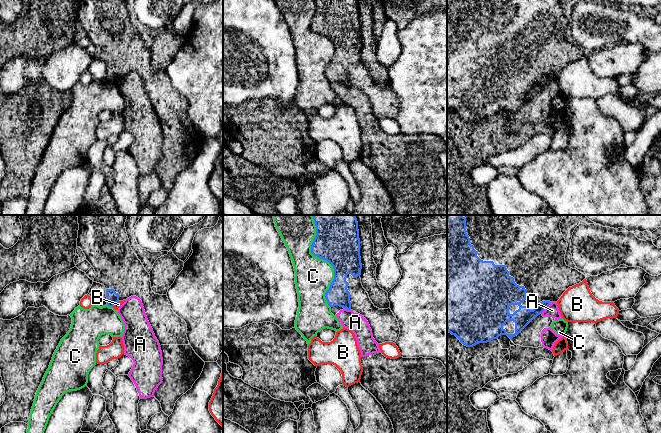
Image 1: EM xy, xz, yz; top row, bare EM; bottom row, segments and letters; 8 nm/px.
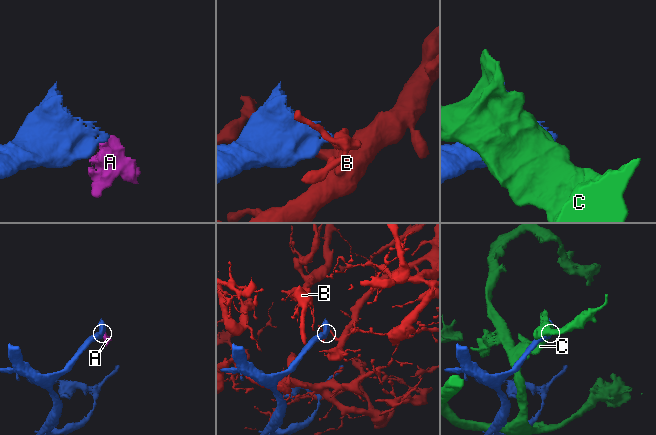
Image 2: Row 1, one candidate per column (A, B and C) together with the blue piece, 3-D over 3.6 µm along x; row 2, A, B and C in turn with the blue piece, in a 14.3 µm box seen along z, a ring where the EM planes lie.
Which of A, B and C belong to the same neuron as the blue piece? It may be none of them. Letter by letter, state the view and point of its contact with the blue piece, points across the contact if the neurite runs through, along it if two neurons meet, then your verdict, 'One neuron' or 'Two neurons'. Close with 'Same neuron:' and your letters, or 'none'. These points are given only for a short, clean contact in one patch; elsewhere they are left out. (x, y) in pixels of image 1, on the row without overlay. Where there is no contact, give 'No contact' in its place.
A: Touches blue at yz (546, 83). Boundary: yz (552, 78), (540, 89). Two neurons
B: Touches blue at xy (115, 78). Boundary: xy (119, 77), (112, 82). Two neurons
C: Touches blue at xz (328, 37). Two neurons
Same neuron: none

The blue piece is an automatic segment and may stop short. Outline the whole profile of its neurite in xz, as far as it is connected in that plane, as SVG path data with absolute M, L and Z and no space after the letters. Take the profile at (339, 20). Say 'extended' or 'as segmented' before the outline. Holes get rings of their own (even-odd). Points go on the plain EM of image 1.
extended; M315 0L316 12L311 21L311 29L329 38L334 45L334 55L325 69L330 83L340 82L362 91L369 99L373 114L378 120L395 119L400 110L399 99L390 84L374 82L361 59L361 33L358 0Z

